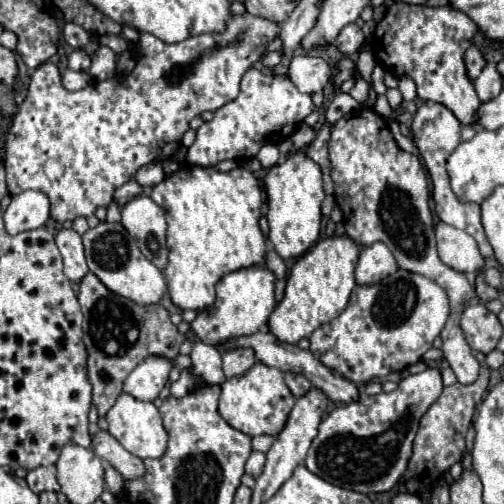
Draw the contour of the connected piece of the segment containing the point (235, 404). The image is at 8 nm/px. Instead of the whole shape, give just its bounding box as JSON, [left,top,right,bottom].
[218,361,296,437]

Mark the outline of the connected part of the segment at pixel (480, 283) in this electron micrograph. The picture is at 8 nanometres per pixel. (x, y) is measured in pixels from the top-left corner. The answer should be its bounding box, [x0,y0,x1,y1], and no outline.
[474,273,498,303]

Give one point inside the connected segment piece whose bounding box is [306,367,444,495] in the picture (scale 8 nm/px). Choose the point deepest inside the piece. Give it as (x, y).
(365, 446)

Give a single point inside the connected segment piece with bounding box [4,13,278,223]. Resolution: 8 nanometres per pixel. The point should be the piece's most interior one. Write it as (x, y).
(77, 146)

